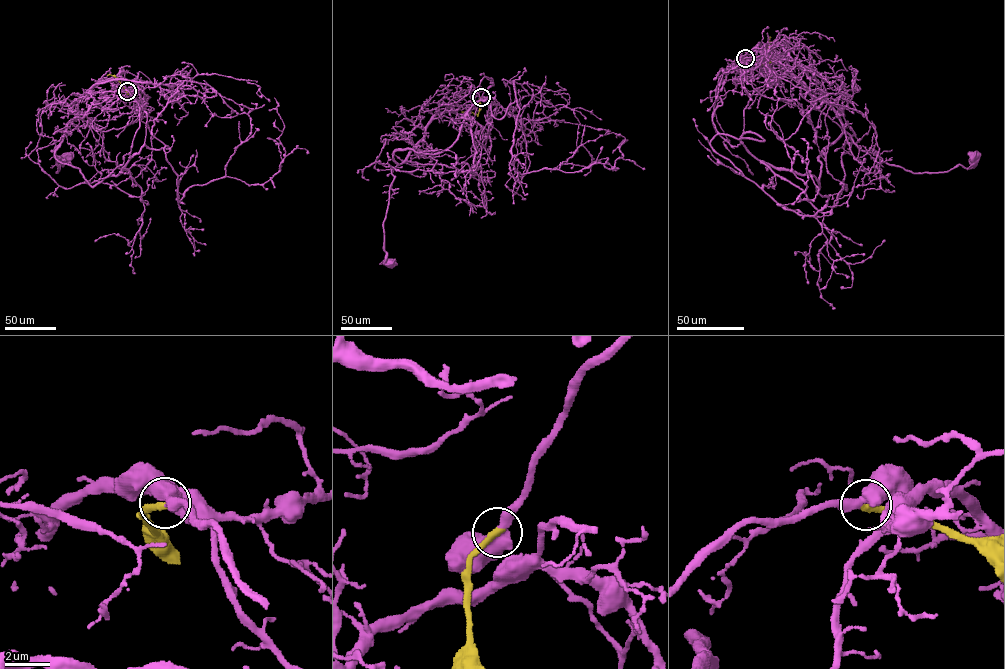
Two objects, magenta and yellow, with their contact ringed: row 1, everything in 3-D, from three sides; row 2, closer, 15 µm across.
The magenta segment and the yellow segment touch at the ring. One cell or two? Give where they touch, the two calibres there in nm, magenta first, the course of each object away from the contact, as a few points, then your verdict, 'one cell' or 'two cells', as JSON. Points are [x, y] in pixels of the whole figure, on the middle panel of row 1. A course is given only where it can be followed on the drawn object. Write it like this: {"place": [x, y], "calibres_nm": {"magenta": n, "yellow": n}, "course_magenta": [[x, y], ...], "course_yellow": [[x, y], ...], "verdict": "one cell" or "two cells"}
{"place": [481, 97], "calibres_nm": {"magenta": 460, "yellow": 320}, "course_magenta": [[481, 97], [462, 115], [438, 113], [408, 155], [391, 170], [395, 177], [383, 222], [385, 260], [392, 264]], "course_yellow": [[481, 97], [477, 116], [461, 111]], "verdict": "one cell"}

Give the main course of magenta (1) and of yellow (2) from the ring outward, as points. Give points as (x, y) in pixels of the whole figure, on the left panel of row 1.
1: (127, 91), (121, 92), (105, 80), (86, 92), (54, 149), (59, 157), (57, 173), (68, 156)
2: (127, 91), (114, 76), (107, 75)

